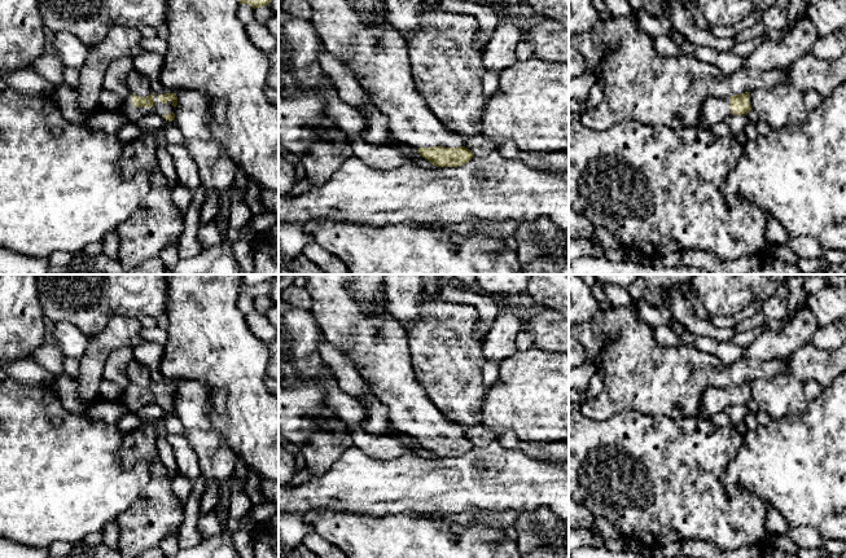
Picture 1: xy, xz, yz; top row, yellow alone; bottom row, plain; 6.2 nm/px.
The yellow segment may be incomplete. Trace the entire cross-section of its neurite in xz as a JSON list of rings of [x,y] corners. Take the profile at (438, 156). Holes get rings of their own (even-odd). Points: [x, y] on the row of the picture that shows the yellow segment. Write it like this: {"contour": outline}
{"contour": [[[307,0],[312,8],[311,22],[324,48],[346,65],[368,92],[377,109],[387,118],[394,140],[416,149],[438,167],[457,167],[474,154],[465,148],[466,137],[448,131],[429,110],[415,85],[407,41],[389,23],[376,26],[359,13],[349,0]]]}

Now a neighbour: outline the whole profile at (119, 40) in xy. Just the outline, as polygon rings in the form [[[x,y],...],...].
[[[111,26],[106,36],[91,48],[88,58],[79,69],[78,100],[84,109],[95,109],[100,104],[104,76],[110,62],[120,56],[132,54],[132,48],[143,39],[139,28]]]

